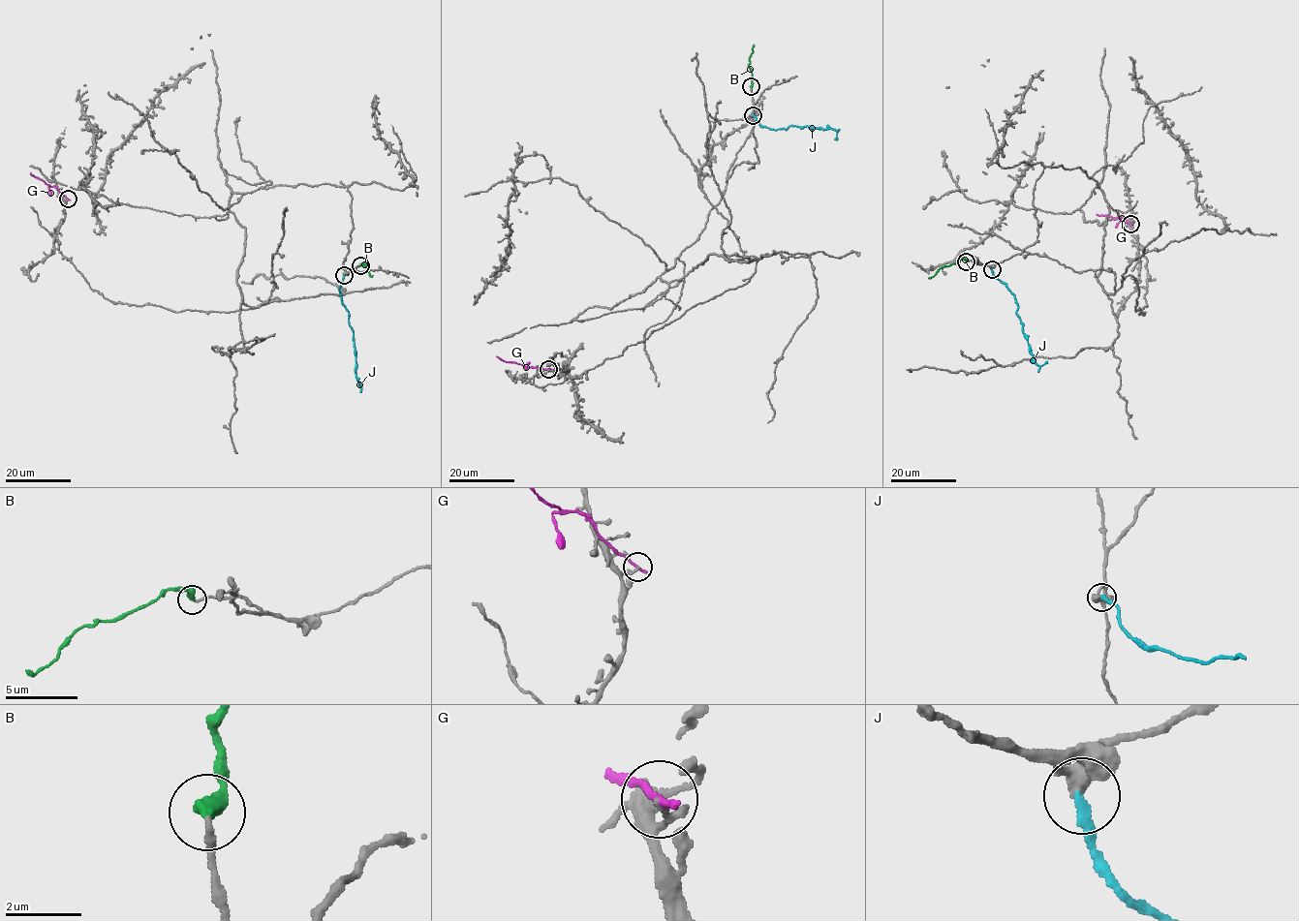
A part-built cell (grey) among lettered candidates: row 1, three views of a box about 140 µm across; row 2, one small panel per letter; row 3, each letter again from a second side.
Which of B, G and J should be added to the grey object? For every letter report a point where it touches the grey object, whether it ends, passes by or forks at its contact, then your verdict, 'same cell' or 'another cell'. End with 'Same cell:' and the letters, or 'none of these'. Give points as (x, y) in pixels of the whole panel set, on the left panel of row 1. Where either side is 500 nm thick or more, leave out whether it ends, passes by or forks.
B: contact (360, 265); it ends; same cell
G: contact (68, 199); it ends; another cell
J: contact (344, 275); another cell
Same cell: B

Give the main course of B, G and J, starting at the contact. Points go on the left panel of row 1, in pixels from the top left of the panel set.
B: (360, 264), (365, 263), (373, 275)
G: (68, 199), (30, 172)
J: (344, 276), (339, 289), (353, 330), (356, 378), (359, 383)

